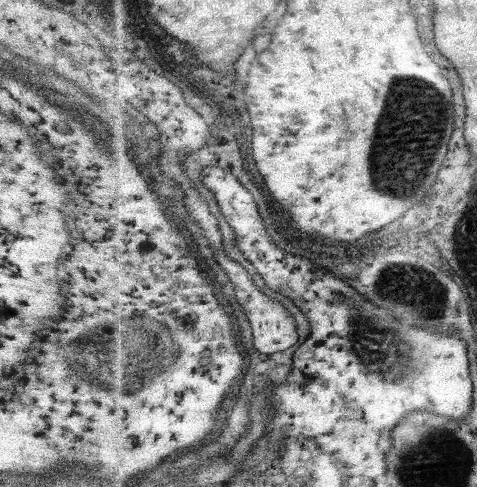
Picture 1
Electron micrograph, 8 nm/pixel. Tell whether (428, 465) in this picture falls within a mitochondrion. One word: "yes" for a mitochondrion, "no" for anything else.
yes

